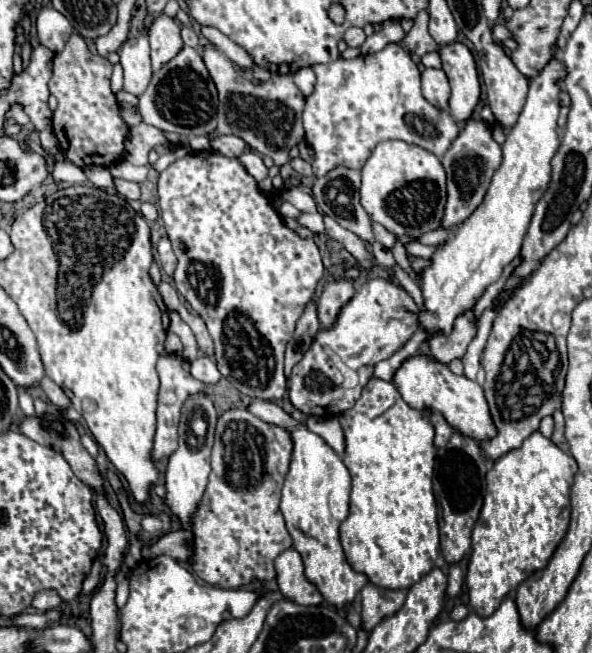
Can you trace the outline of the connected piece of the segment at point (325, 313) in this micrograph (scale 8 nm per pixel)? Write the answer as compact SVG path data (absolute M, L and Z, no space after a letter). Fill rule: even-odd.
M335 278L325 284L317 304L319 322L323 328L329 328L329 324L333 324L333 320L337 318L337 312L353 298L353 294L355 294L353 282L347 278Z

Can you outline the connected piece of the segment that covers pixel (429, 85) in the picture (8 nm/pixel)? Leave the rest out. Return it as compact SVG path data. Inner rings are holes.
M425 68L421 72L421 90L423 90L423 96L437 108L441 110L447 110L447 102L449 102L449 82L447 82L447 76L445 72L439 68Z

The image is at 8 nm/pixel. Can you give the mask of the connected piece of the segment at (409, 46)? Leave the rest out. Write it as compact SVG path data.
M425 10L425 12L419 12L417 18L415 18L413 28L411 28L411 30L403 36L403 40L399 42L405 52L423 56L423 54L427 54L427 52L431 52L431 50L437 48L437 43L431 40L431 36L429 36L429 32L427 32L427 22L429 22L427 10Z

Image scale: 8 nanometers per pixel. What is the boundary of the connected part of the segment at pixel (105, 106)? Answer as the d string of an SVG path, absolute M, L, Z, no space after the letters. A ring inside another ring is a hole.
M73 34L65 48L53 58L53 74L49 92L57 98L59 106L53 114L53 132L65 158L77 166L113 166L123 158L125 138L129 128L123 124L119 104L109 88L113 66L107 58L93 54L79 34Z

